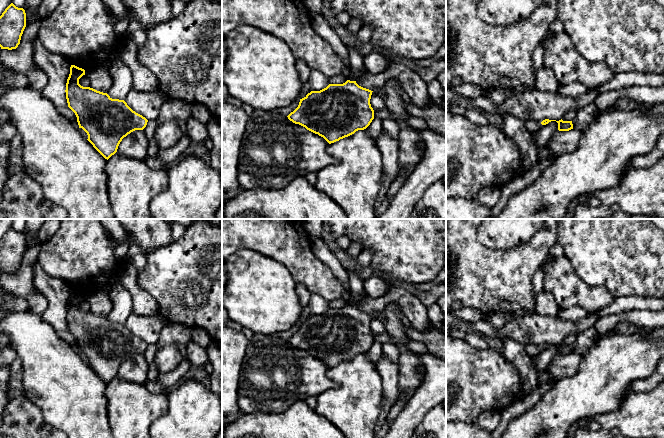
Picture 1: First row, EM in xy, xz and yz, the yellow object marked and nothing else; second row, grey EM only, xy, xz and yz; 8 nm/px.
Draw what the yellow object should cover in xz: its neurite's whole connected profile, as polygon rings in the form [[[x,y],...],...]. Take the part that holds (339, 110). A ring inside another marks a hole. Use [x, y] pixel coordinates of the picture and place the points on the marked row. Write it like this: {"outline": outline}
{"outline": [[[356,81],[329,84],[320,91],[311,91],[300,99],[298,107],[287,117],[295,124],[323,137],[329,144],[366,129],[374,119],[371,107],[371,90],[359,86]]]}

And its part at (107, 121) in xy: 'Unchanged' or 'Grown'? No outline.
Unchanged

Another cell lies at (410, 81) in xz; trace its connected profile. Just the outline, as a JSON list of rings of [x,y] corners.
[[[399,61],[390,64],[377,75],[366,73],[356,83],[363,88],[375,91],[377,88],[383,87],[392,78],[400,82],[401,88],[417,107],[426,109],[432,105],[428,95],[427,83],[422,80],[416,69]]]

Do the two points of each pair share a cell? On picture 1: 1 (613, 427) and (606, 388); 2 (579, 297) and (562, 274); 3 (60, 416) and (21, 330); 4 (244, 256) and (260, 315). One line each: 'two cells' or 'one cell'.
1: two cells
2: one cell
3: one cell
4: one cell

